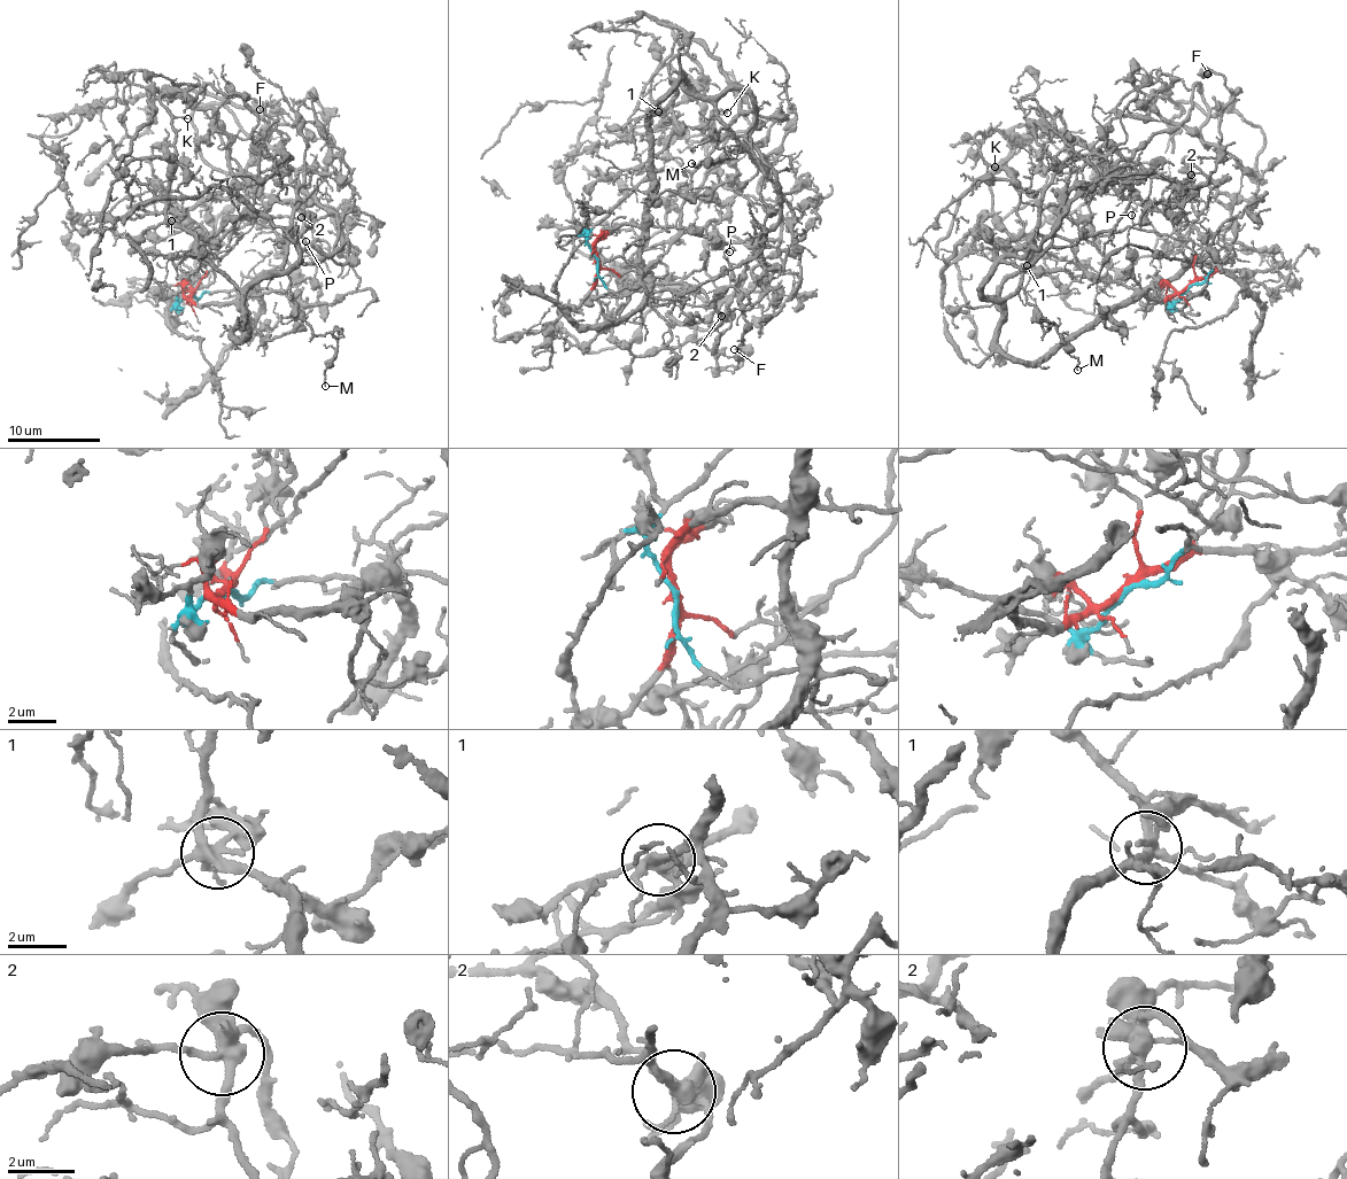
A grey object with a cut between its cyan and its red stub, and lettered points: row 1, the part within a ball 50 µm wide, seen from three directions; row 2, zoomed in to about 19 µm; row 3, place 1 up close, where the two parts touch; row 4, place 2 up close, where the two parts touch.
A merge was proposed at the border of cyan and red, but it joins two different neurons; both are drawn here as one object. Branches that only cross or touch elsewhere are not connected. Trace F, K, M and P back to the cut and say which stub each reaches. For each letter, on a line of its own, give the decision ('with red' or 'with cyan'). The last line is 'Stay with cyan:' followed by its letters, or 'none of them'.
F: with red
K: with red
M: with red
P: with red
Stay with cyan: none of them

